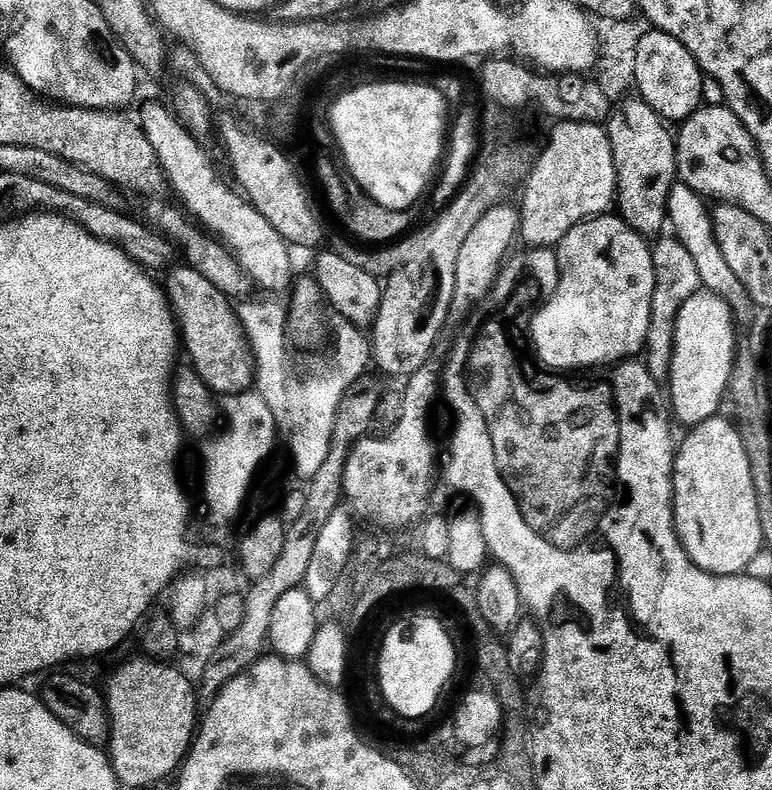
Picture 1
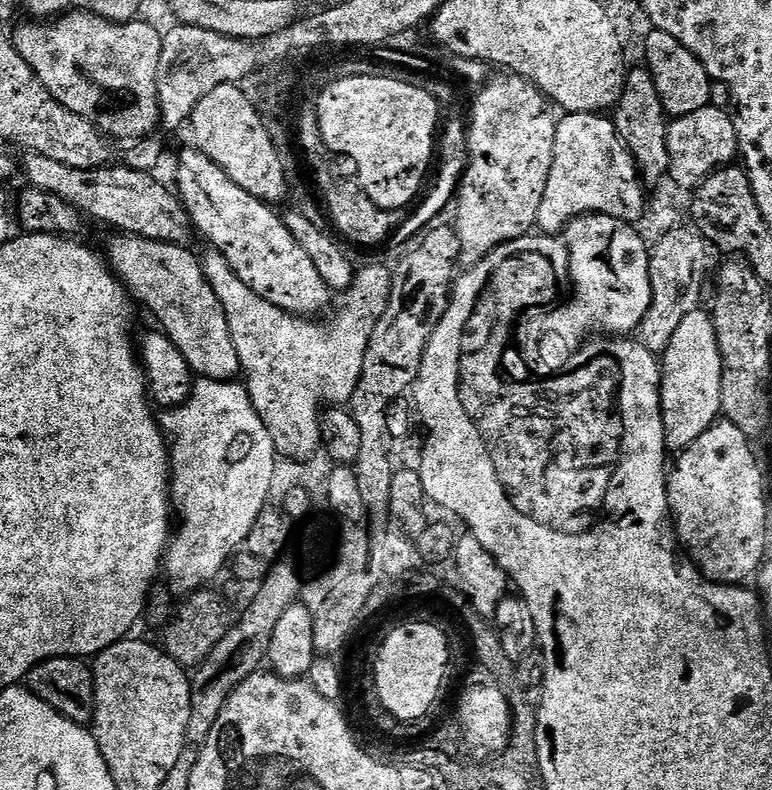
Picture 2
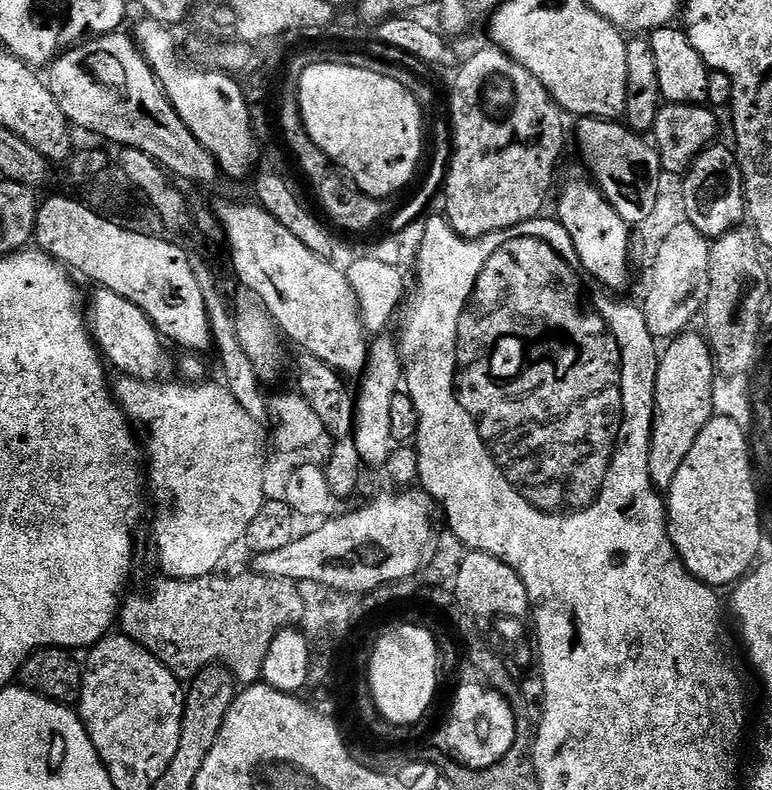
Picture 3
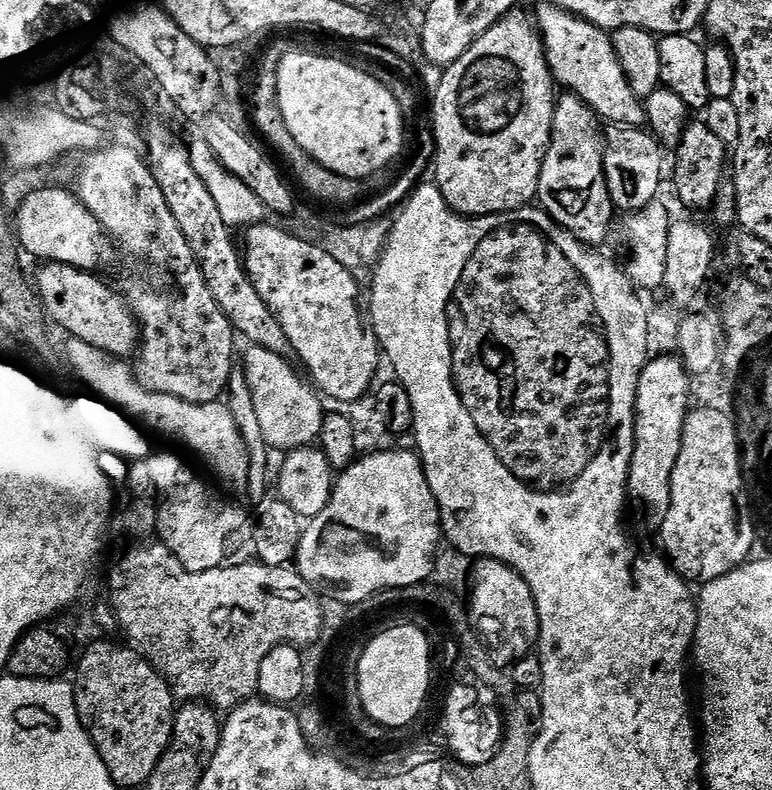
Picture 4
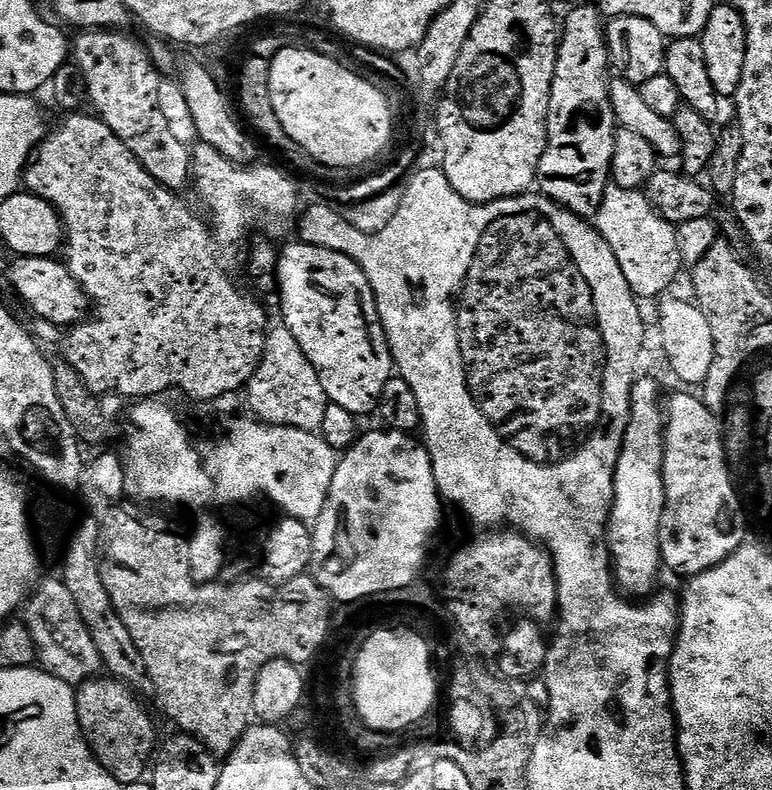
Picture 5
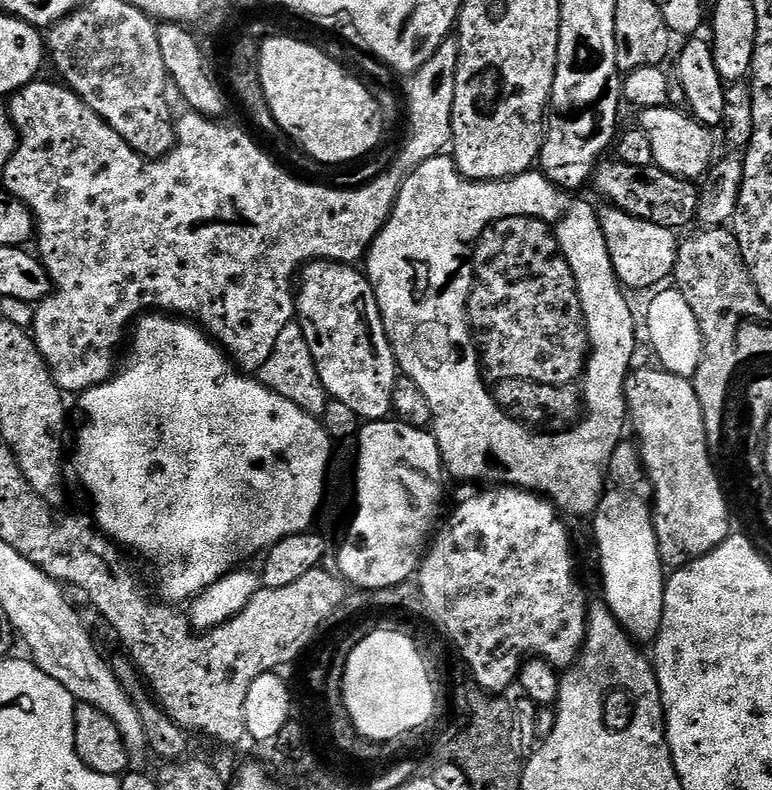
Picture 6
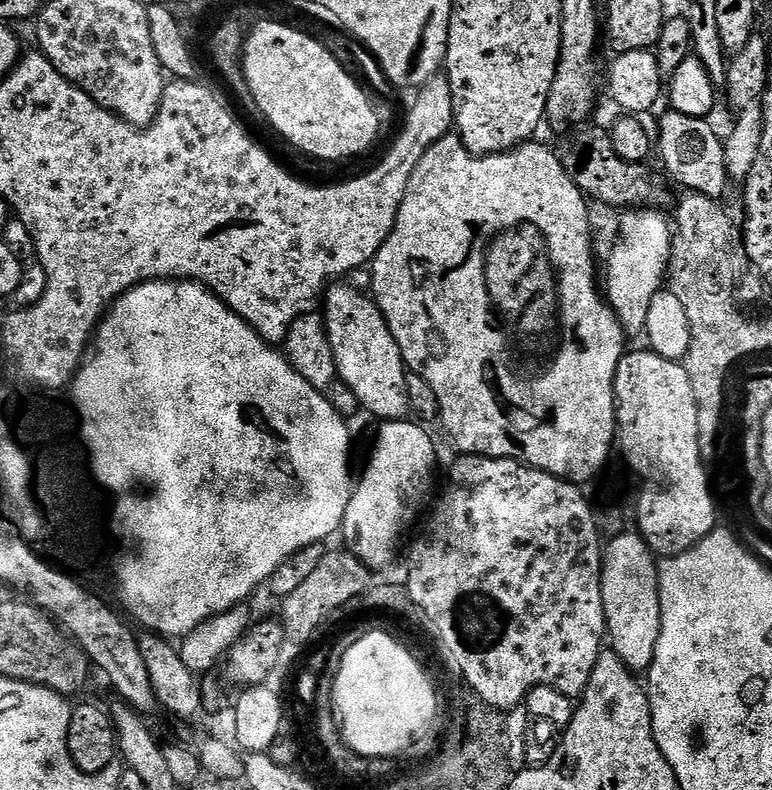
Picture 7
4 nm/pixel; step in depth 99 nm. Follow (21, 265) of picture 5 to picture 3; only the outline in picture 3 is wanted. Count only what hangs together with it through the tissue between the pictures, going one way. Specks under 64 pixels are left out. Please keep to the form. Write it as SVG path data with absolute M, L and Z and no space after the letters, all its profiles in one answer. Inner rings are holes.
M96 288L93 293L92 301L89 304L87 301L86 304L89 328L87 331L95 340L96 347L100 349L105 361L113 369L116 367L117 373L132 376L142 382L171 381L178 364L174 356L172 360L171 354L168 353L169 345L154 326L154 322L150 322L150 318L146 318L146 314L142 314L142 310L134 306L134 302L126 302L126 298L114 294L114 290Z

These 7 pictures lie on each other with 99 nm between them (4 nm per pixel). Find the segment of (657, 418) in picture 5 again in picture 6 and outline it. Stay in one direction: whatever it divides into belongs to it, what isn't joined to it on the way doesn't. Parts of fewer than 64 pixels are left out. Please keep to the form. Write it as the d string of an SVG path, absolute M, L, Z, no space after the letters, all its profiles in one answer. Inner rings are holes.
M622 442L614 450L608 467L608 483L592 522L596 548L600 551L600 572L604 575L603 603L633 641L655 641L662 626L666 565L658 550L652 484L635 443Z

